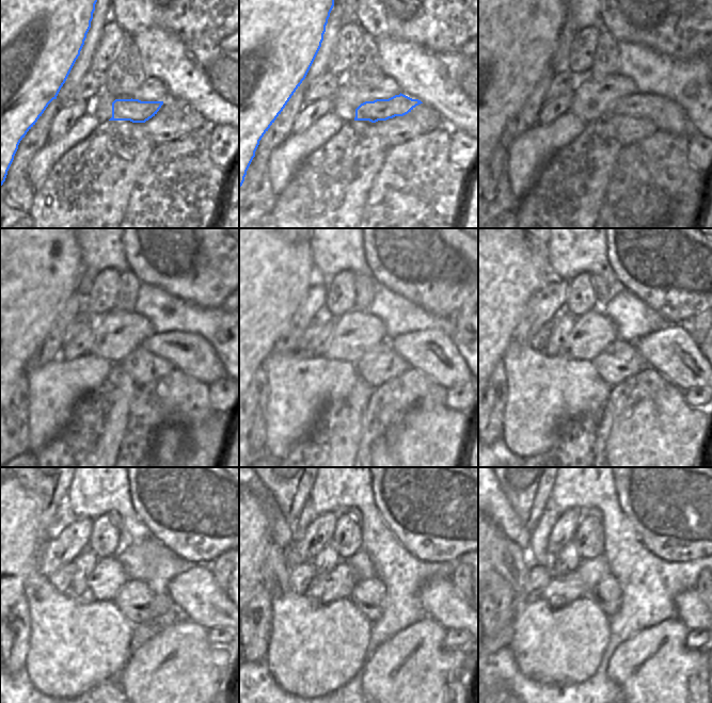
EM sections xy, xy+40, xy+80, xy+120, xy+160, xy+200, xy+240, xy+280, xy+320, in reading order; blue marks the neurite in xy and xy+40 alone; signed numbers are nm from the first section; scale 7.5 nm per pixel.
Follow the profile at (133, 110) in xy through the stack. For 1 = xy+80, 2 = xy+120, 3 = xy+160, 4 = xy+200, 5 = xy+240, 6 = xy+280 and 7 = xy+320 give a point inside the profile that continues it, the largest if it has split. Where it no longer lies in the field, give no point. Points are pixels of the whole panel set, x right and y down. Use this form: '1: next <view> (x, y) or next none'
1: next xy+80 (666, 114)
2: next xy+120 (188, 352)
3: next xy+160 (422, 350)
4: next xy+200 (660, 350)
5: next xy+240 (192, 596)
6: next xy+280 (436, 597)
7: next xy+320 (686, 613)

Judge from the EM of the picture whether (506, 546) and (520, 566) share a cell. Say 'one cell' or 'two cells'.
one cell

